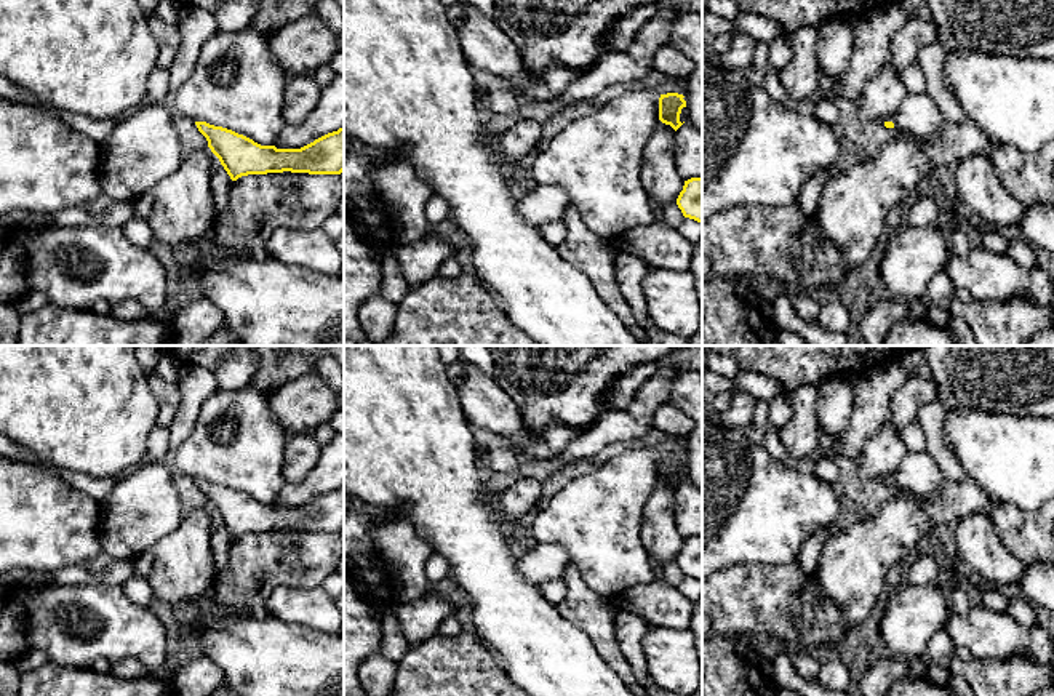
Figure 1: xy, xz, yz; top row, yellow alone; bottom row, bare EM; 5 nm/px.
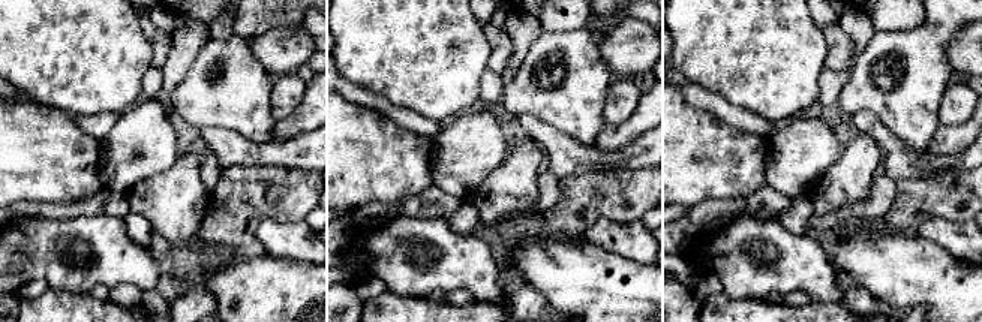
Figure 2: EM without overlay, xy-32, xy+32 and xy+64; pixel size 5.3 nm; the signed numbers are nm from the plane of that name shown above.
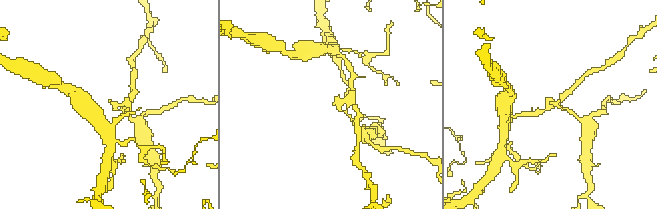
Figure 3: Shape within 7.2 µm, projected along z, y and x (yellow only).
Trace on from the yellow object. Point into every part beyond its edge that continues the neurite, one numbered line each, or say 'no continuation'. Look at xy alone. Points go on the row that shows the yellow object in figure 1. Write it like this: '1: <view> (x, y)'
no continuation

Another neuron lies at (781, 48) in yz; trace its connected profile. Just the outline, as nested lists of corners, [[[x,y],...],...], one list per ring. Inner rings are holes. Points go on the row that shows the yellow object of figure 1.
[[[776,38],[769,43],[769,72],[776,74],[792,59],[792,43],[789,38]]]

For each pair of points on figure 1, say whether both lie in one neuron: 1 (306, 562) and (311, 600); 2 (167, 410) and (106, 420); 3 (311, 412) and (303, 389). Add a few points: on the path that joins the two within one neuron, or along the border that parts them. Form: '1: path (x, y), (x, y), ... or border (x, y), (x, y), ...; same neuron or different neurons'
1: border (319, 586), (277, 586), (272, 591); different neurons
2: border (147, 376), (147, 384), (159, 407), (157, 423); different neurons
3: path (306, 407), (306, 394); same neuron

